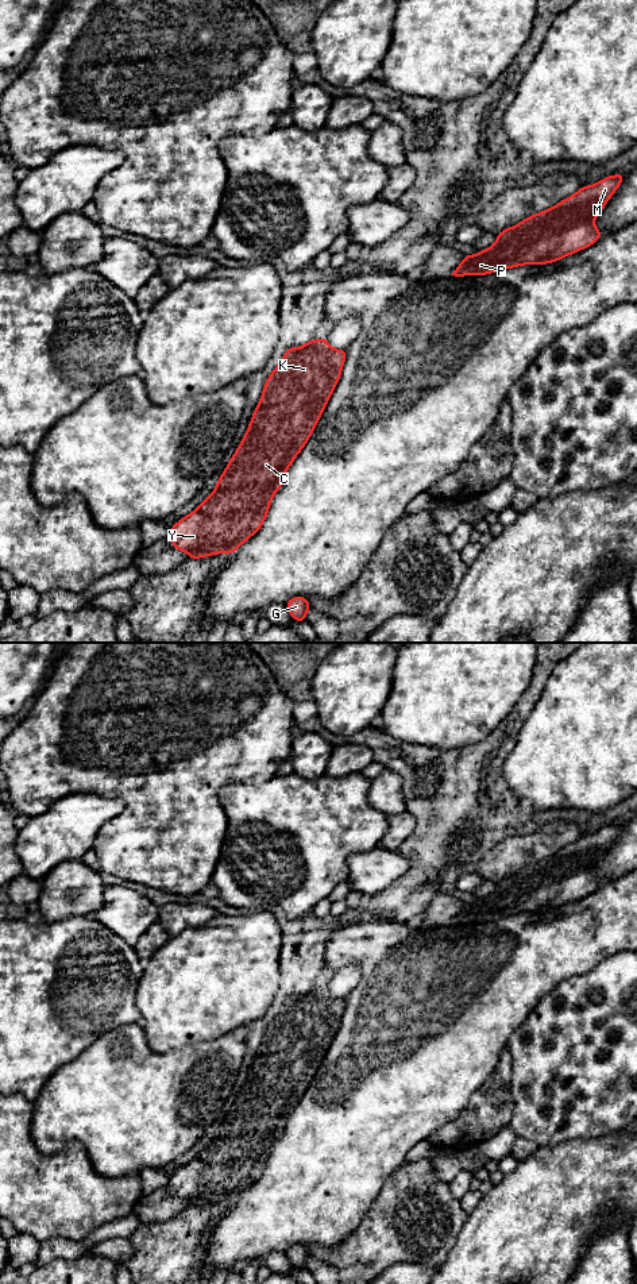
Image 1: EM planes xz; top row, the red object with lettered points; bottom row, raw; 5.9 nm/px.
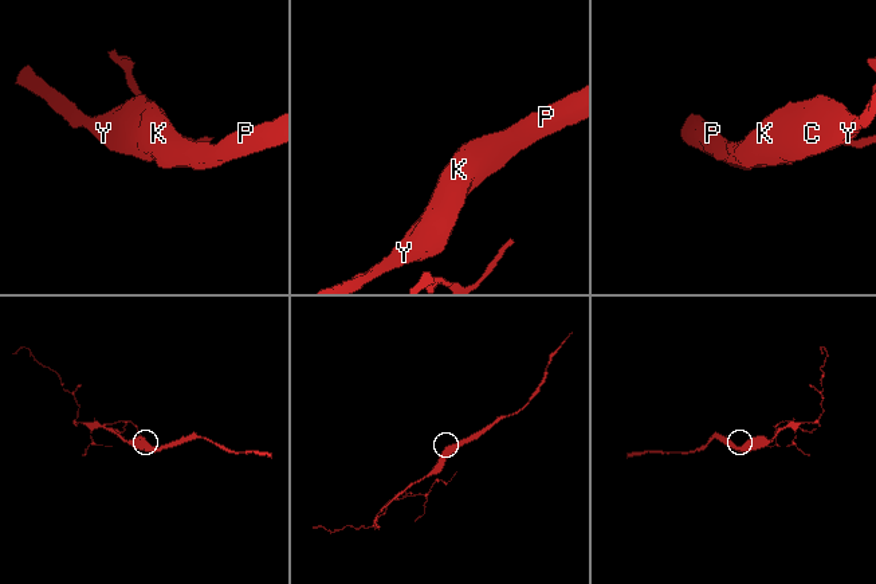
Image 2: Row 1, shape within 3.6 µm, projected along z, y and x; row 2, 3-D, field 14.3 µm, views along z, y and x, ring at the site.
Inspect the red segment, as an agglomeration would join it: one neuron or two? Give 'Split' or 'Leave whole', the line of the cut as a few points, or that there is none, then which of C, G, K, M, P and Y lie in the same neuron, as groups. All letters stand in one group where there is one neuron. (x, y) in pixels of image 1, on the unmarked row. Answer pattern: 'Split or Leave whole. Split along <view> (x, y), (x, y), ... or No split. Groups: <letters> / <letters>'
Leave whole. No split. Groups: C G K M P Y

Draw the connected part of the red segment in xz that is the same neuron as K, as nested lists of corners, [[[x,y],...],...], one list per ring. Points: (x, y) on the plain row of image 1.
[[[327,984],[290,995],[267,1025],[236,1100],[220,1123],[215,1138],[192,1161],[169,1177],[170,1191],[190,1207],[233,1202],[265,1171],[273,1144],[285,1130],[287,1117],[312,1084],[339,1027],[347,996],[335,998]]]

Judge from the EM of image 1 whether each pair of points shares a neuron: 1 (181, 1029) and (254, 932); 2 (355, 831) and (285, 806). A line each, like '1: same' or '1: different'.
1: same
2: same

